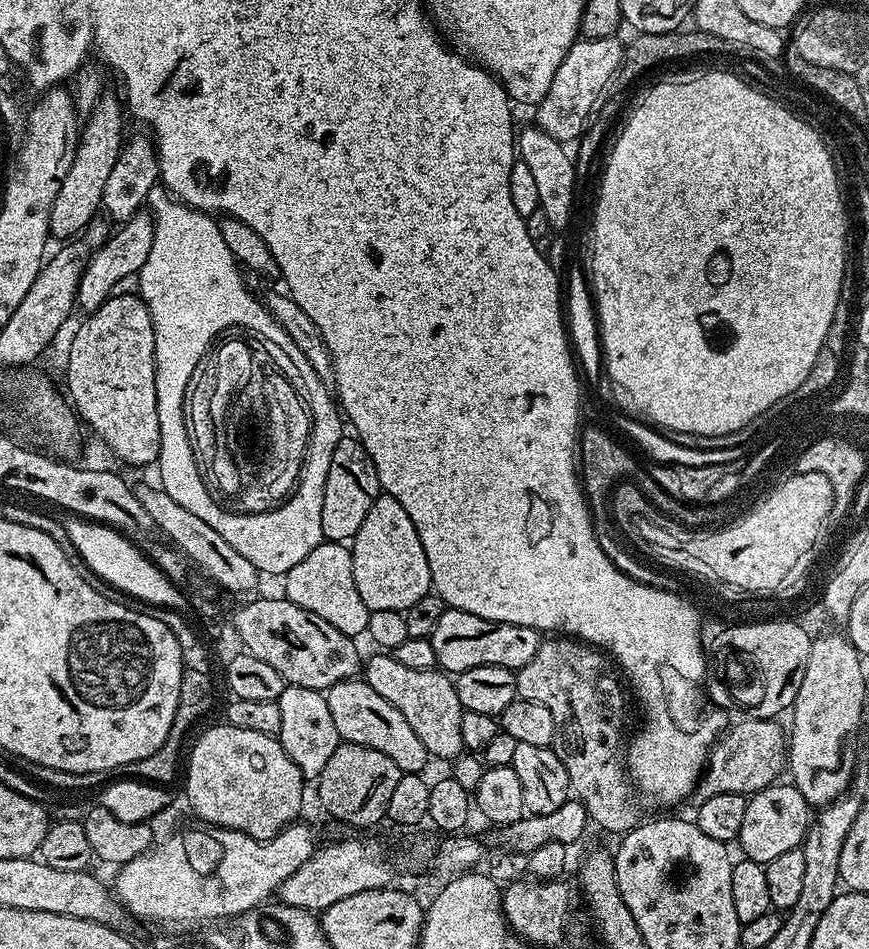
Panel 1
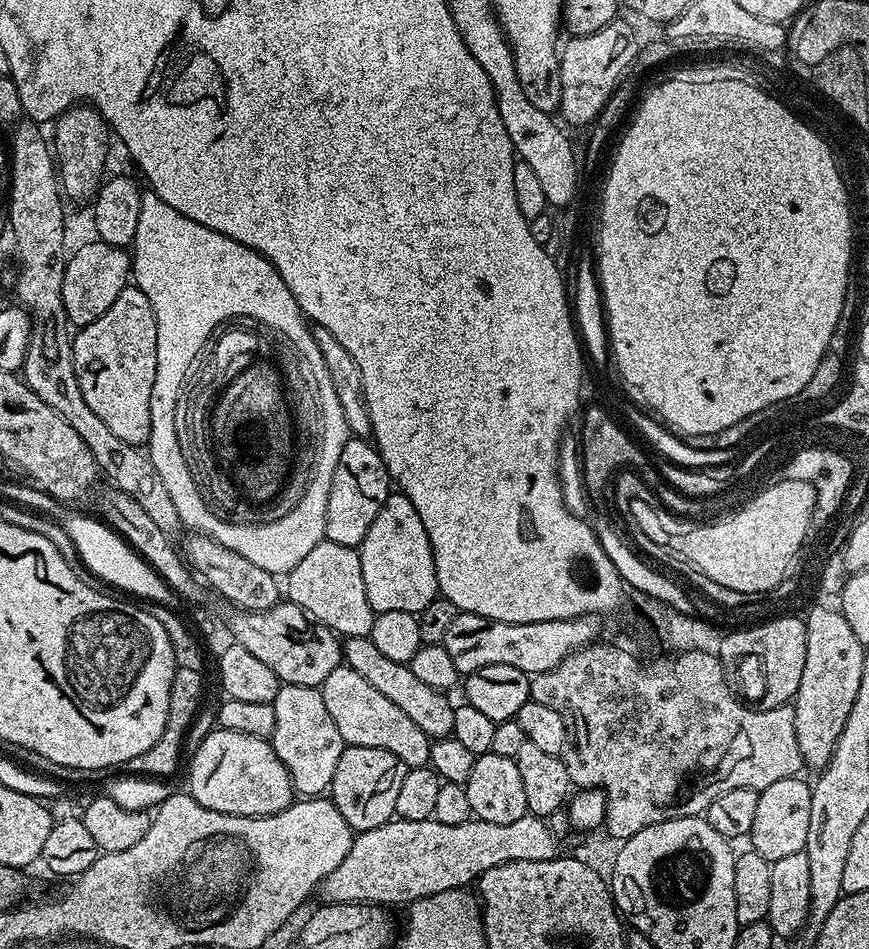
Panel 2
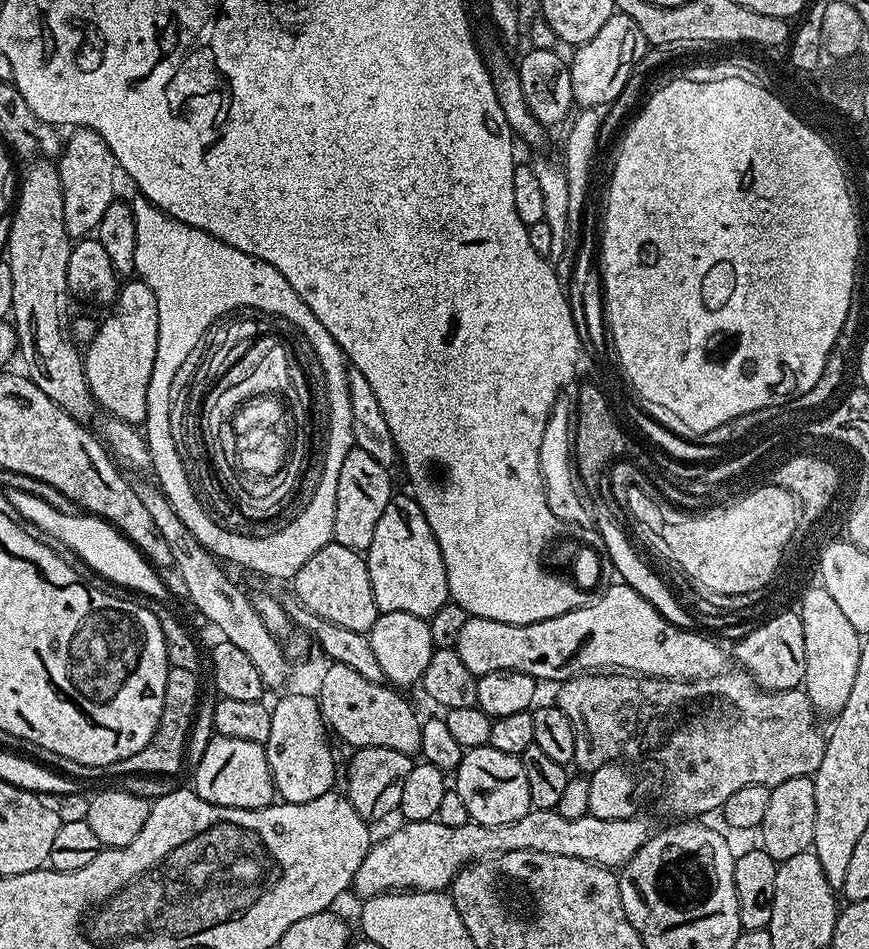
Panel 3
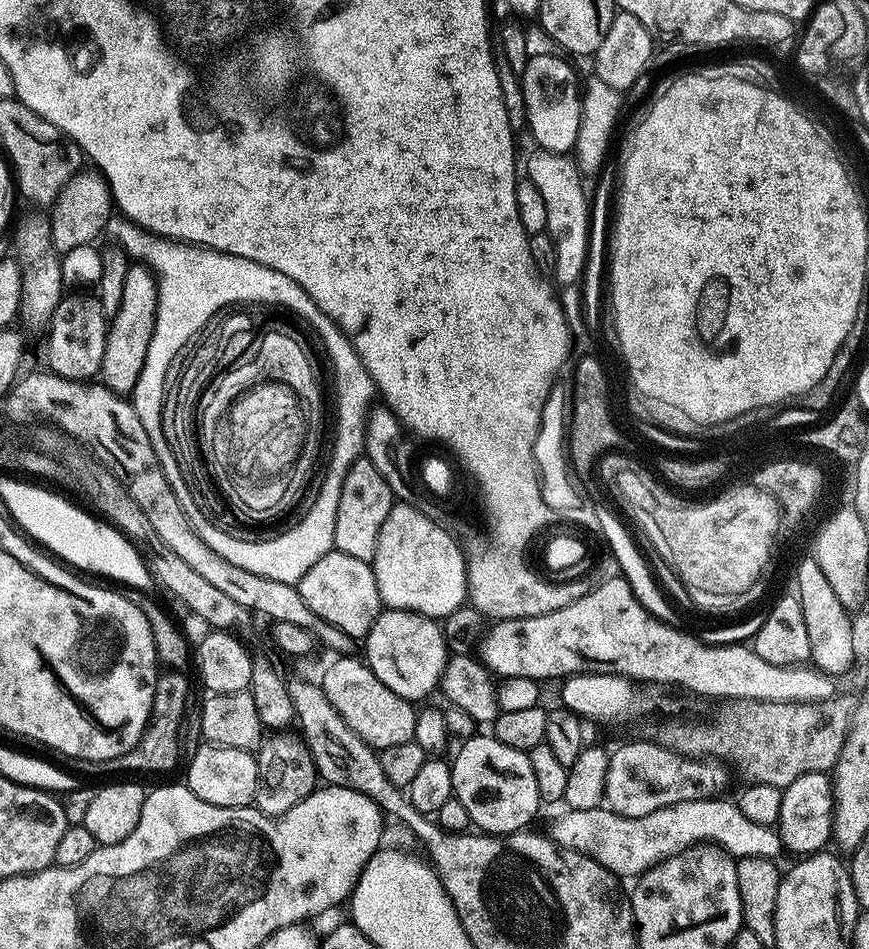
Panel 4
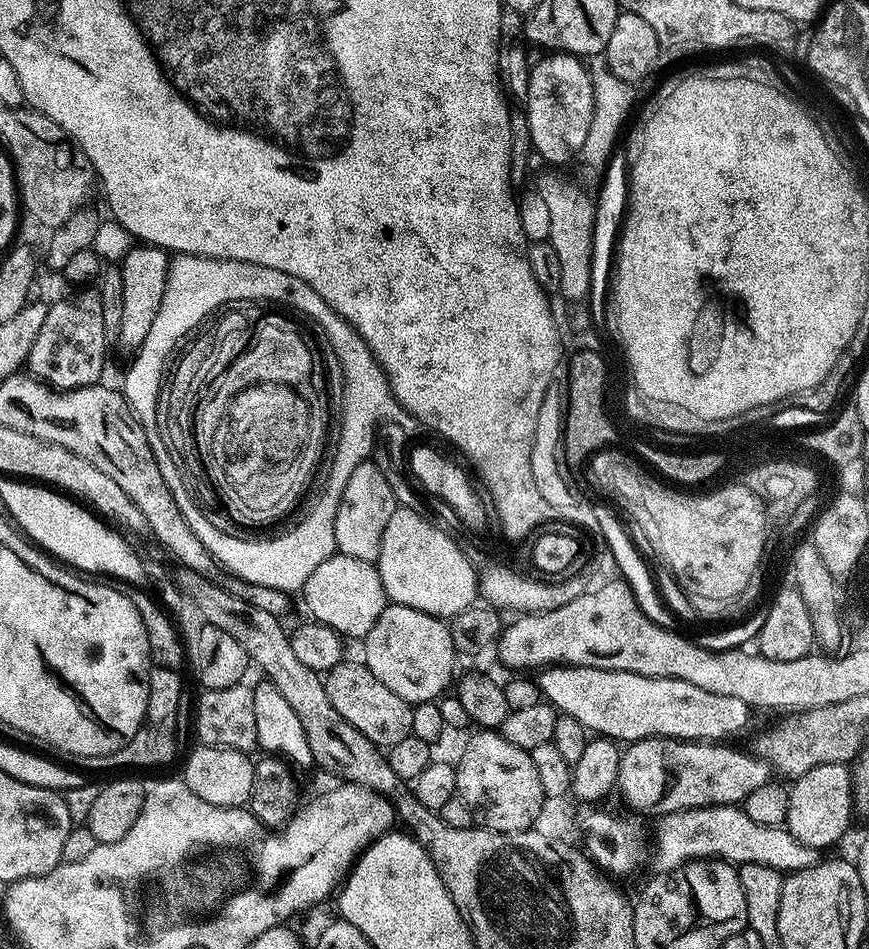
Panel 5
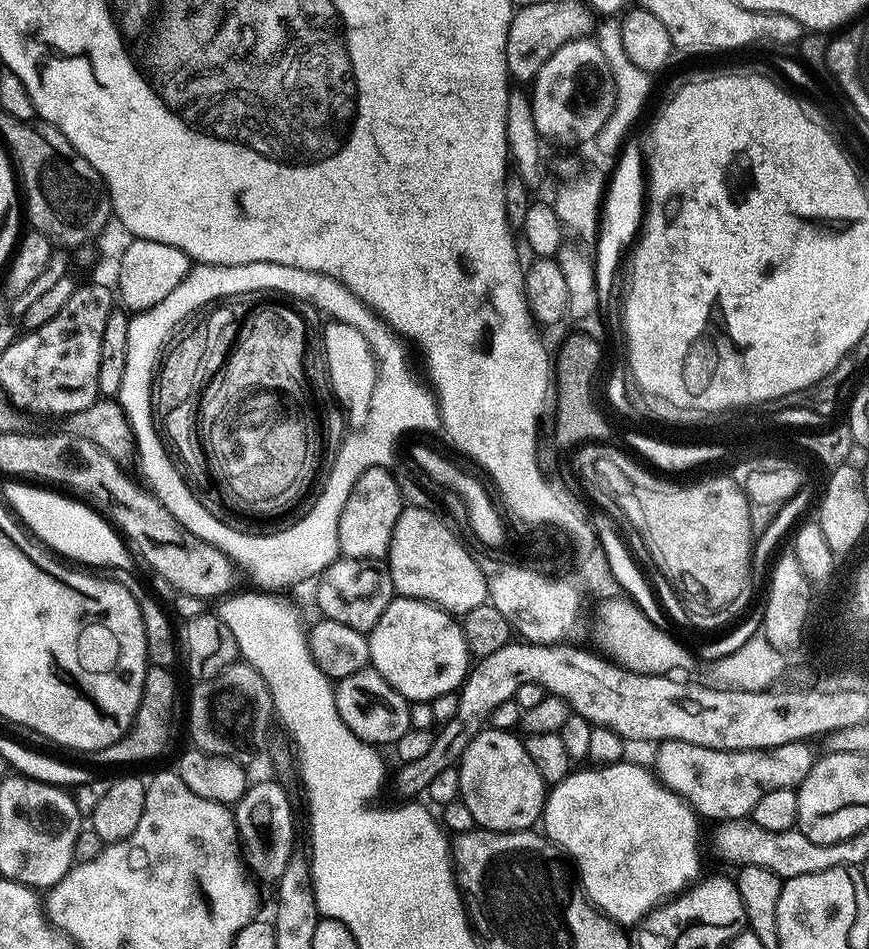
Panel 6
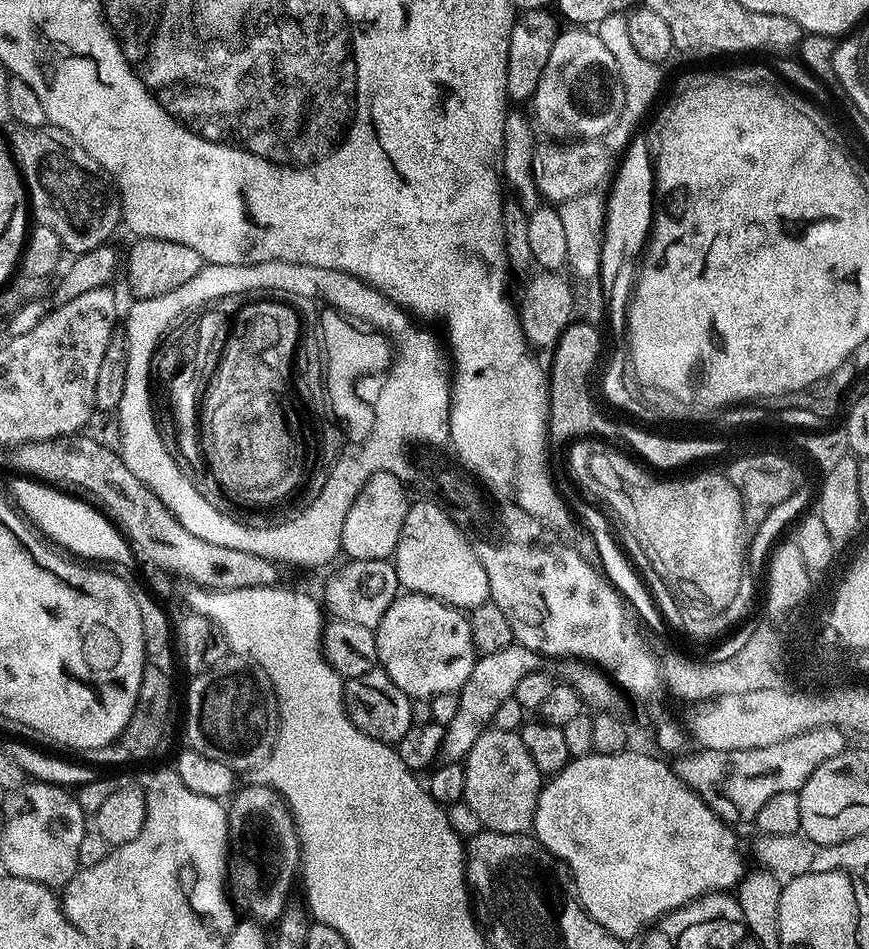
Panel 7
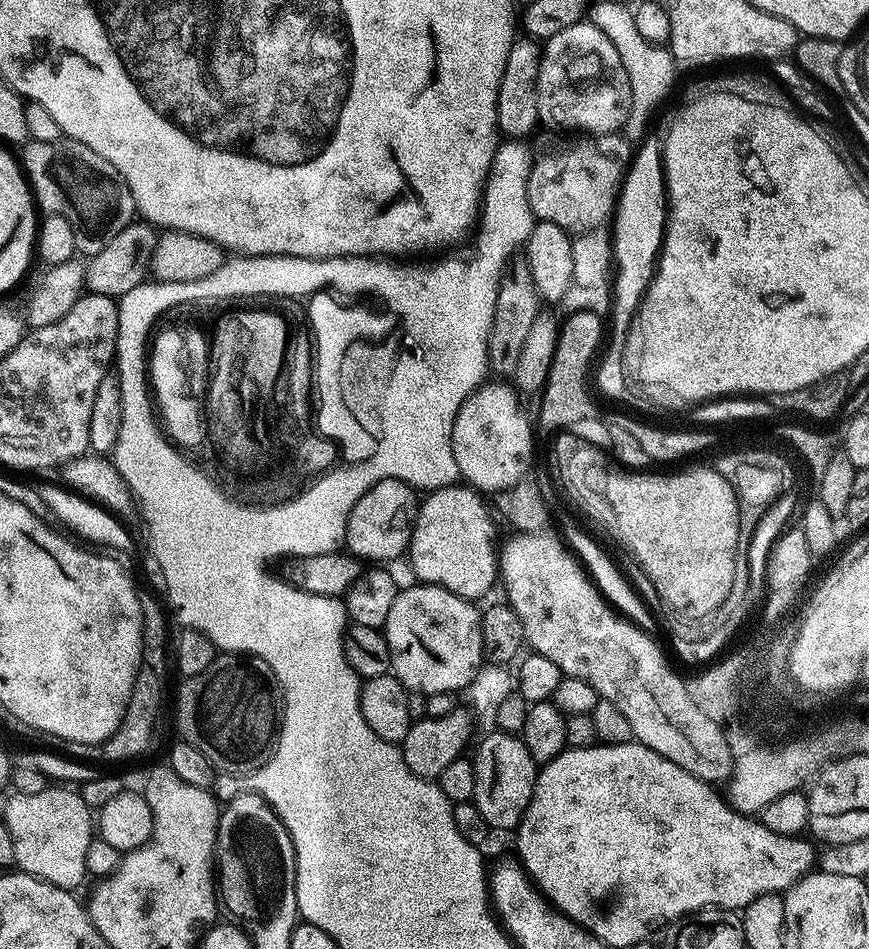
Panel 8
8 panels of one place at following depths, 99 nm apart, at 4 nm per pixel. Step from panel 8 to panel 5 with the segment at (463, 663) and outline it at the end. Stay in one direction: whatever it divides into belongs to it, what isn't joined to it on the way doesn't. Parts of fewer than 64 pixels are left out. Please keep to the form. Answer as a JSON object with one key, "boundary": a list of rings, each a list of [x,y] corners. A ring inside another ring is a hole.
{"boundary":[[[389,603],[382,610],[378,622],[362,641],[363,663],[398,698],[410,705],[427,700],[435,701],[449,691],[452,671],[456,668],[458,653],[452,641],[451,627],[441,617],[431,616],[410,606]]]}

